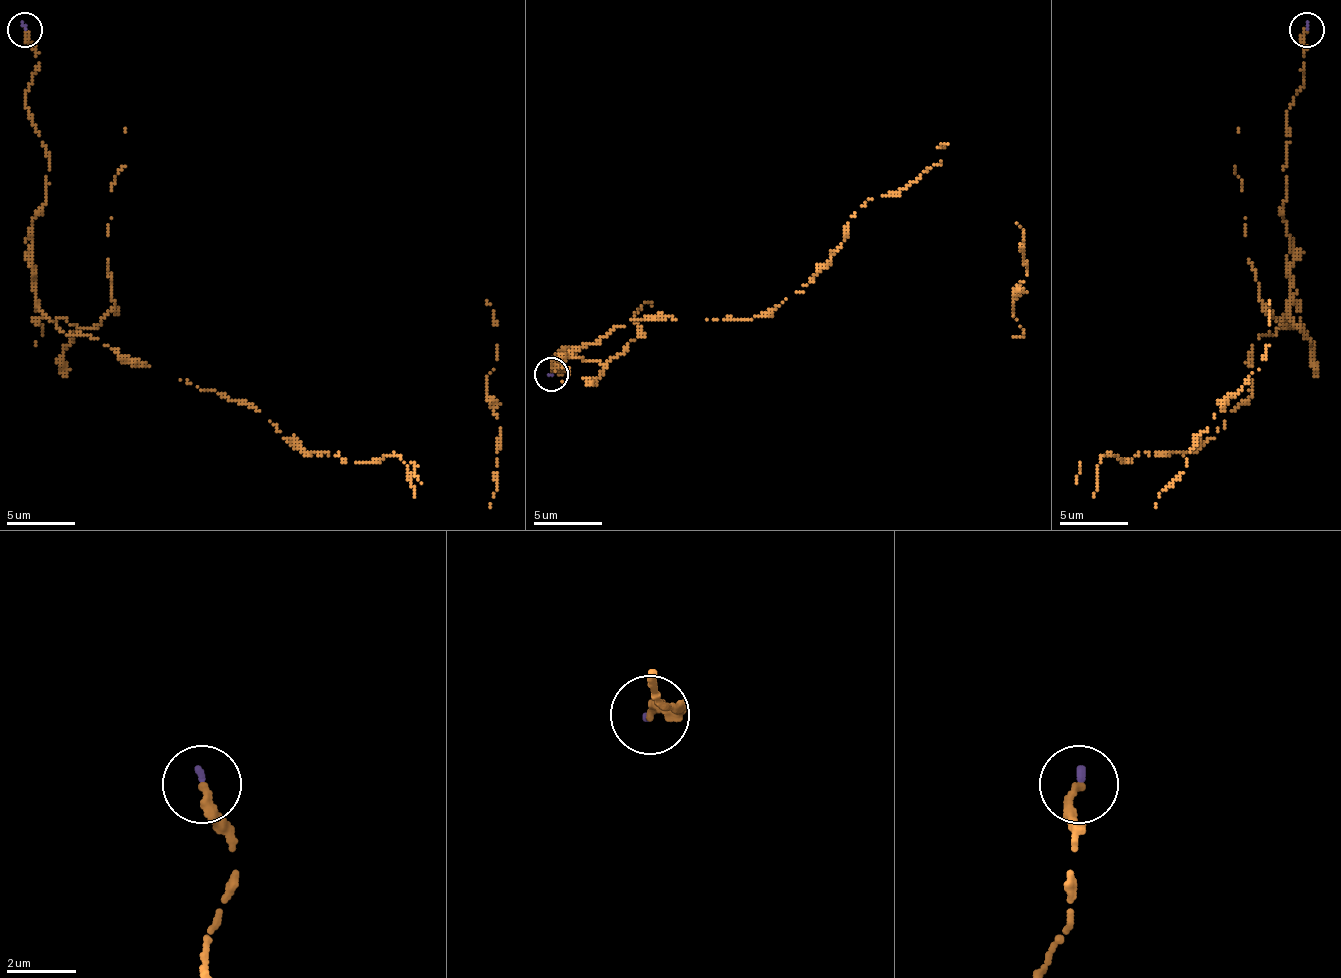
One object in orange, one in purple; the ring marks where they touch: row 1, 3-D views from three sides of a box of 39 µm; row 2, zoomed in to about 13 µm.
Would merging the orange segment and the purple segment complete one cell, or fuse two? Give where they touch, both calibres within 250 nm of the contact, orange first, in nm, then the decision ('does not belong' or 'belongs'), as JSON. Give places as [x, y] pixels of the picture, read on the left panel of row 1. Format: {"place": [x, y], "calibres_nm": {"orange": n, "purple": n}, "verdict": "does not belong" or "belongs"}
{"place": [24, 29], "calibres_nm": {"orange": 280, "purple": 160}, "verdict": "does not belong"}

